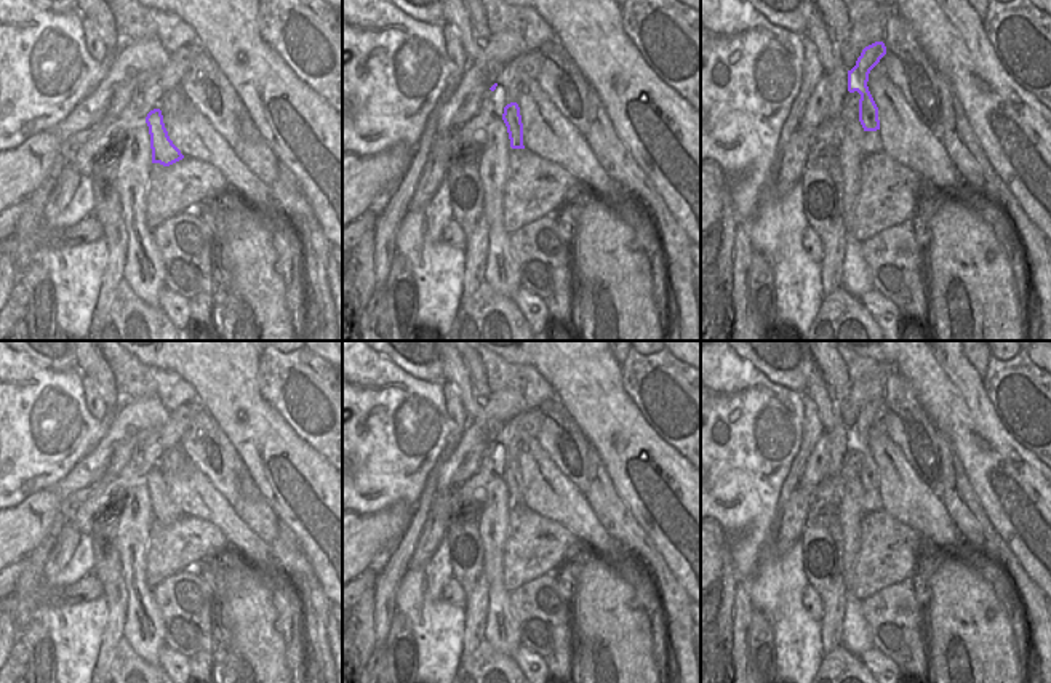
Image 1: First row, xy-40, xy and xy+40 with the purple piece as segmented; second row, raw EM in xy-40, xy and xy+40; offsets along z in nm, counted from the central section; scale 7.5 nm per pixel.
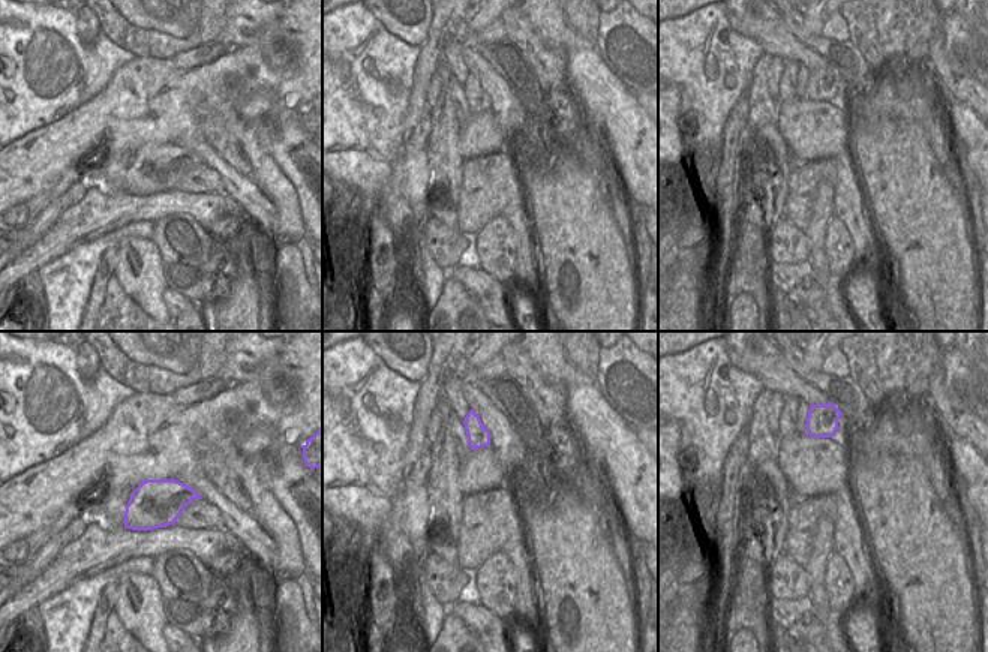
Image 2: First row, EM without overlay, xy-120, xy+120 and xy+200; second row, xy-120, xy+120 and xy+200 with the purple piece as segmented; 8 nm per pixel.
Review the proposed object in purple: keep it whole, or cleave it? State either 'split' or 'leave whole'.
split

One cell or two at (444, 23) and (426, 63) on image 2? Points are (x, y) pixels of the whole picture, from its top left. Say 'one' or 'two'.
one

